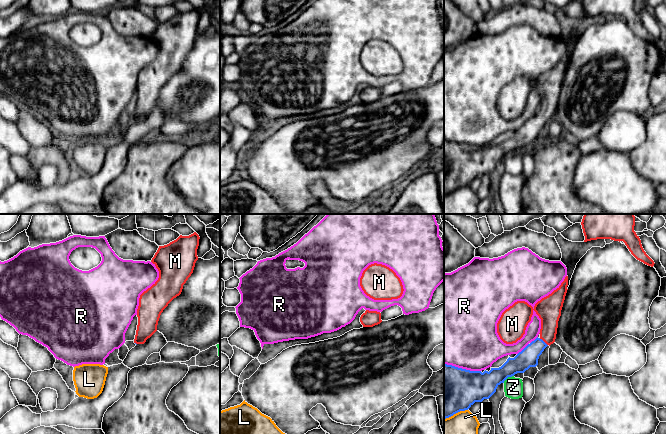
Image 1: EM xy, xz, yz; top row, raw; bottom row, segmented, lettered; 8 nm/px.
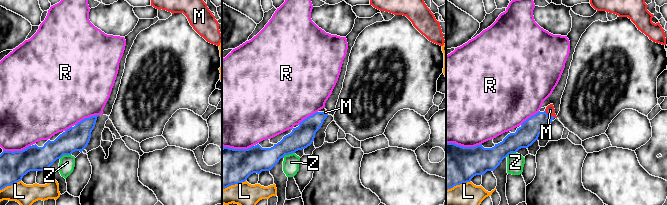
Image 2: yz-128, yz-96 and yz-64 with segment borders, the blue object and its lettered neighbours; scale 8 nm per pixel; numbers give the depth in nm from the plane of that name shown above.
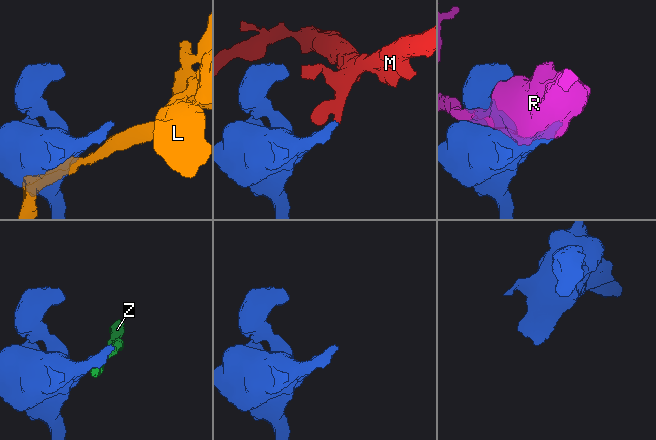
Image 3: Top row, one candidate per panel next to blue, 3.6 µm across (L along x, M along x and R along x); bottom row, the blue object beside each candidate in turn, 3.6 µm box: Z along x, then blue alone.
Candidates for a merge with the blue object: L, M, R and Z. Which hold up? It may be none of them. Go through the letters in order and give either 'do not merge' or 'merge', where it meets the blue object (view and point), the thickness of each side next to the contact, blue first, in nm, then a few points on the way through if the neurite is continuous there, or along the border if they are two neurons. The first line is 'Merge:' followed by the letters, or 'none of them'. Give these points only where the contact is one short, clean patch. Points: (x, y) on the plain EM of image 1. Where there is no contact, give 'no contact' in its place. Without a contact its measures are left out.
Merge: M
L: do not merge; meets blue in yz at (455, 189); 420 nm thick on the blue side, 340 nm on the other
M: merge; meets blue in yz at (543, 117); 160 nm thick on the blue side, 190 nm on the other; runs through yz (528, 133), (543, 117), (547, 113), (549, 87)
R: do not merge; meets blue in yz at (461, 144); 420 nm thick on the blue side, 500 nm on the other
Z: do not merge; meets blue in yz at (508, 152); 220 nm thick on the blue side, 160 nm on the other

